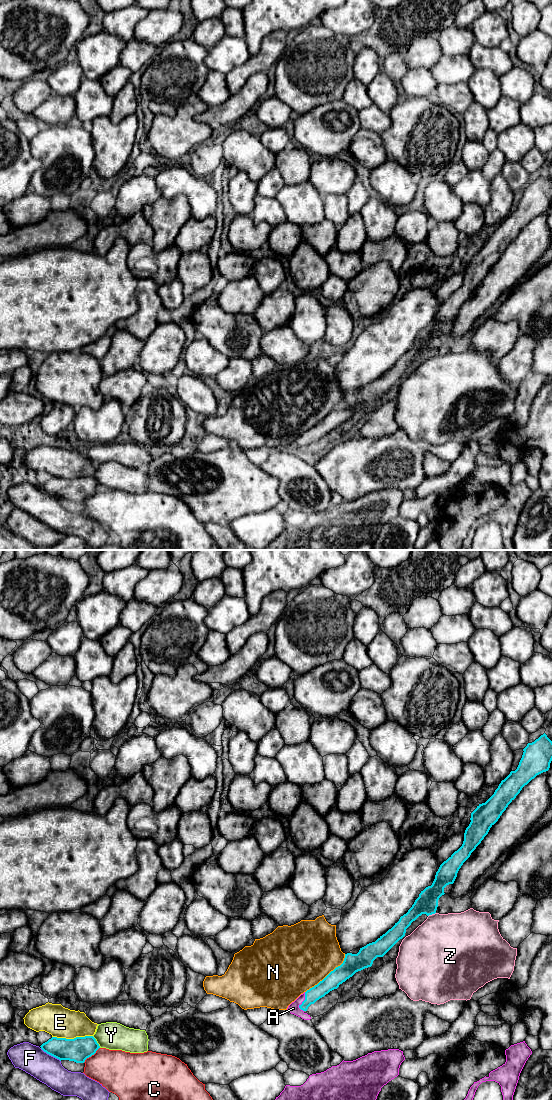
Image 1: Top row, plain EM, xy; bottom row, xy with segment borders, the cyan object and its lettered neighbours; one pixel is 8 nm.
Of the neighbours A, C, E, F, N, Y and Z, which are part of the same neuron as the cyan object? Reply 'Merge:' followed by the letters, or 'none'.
Merge: A

